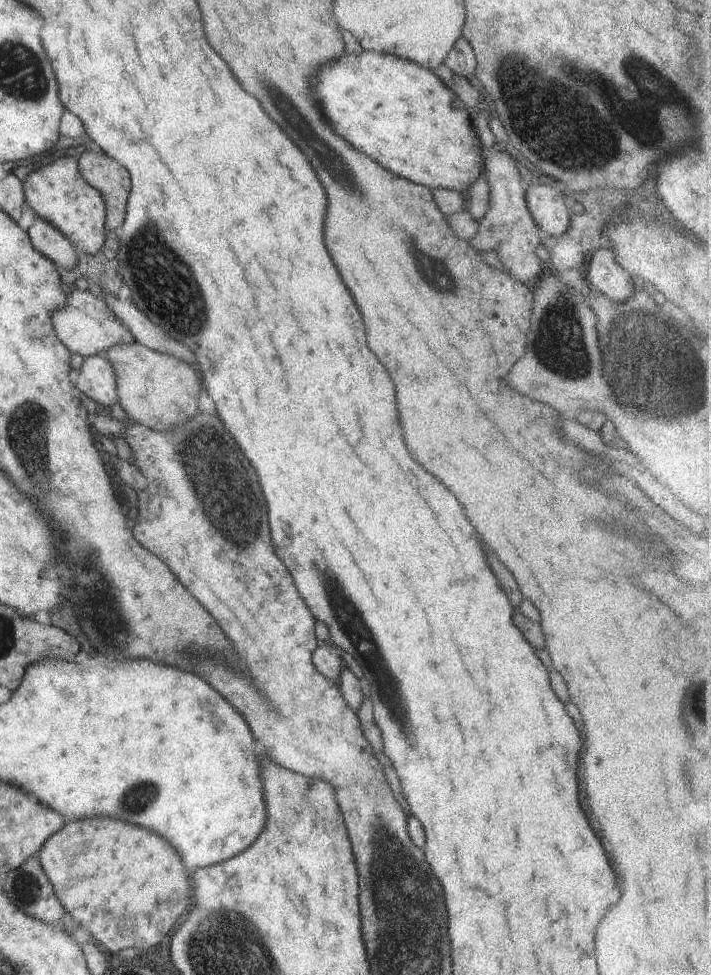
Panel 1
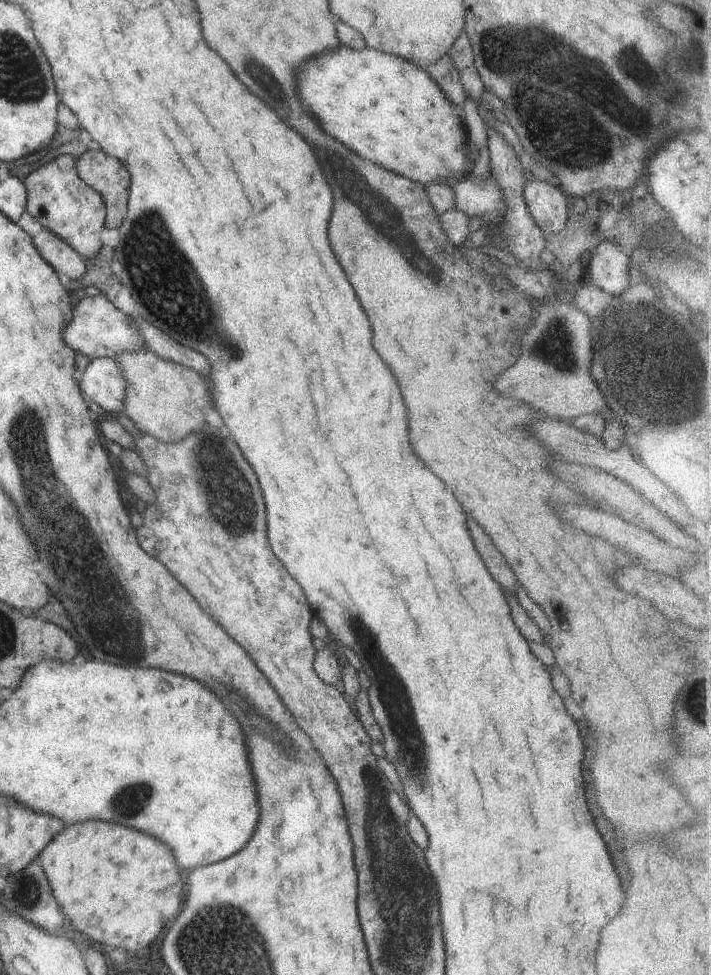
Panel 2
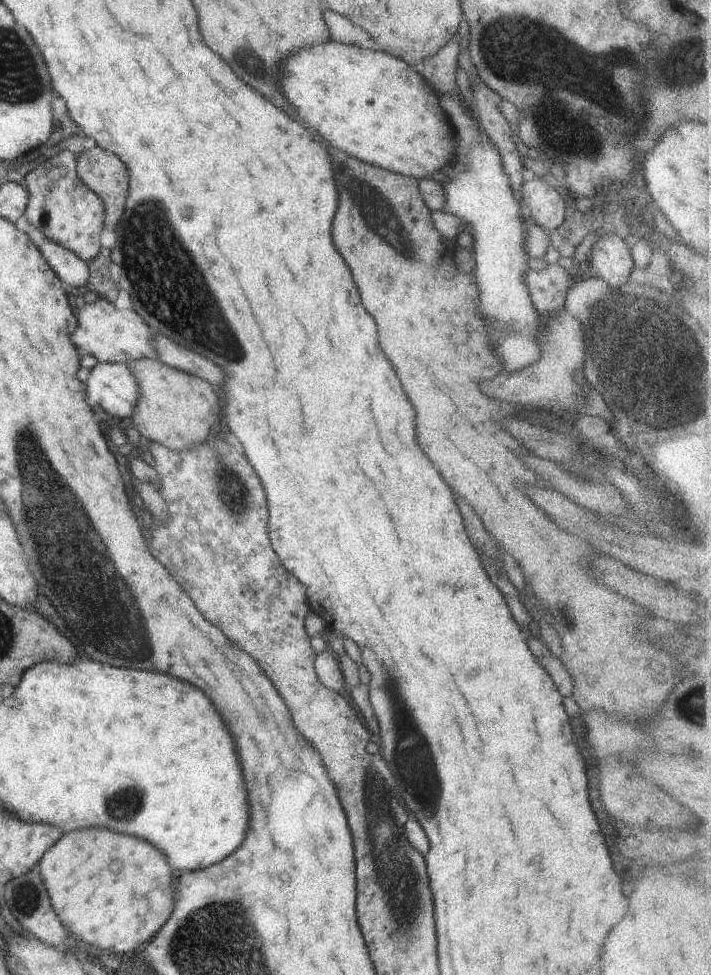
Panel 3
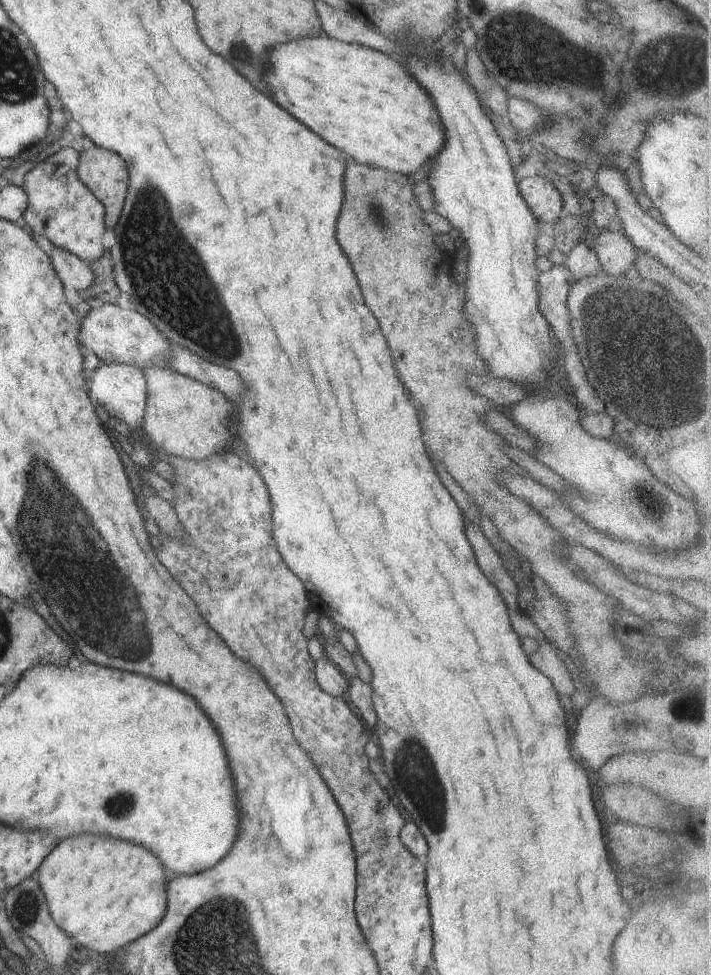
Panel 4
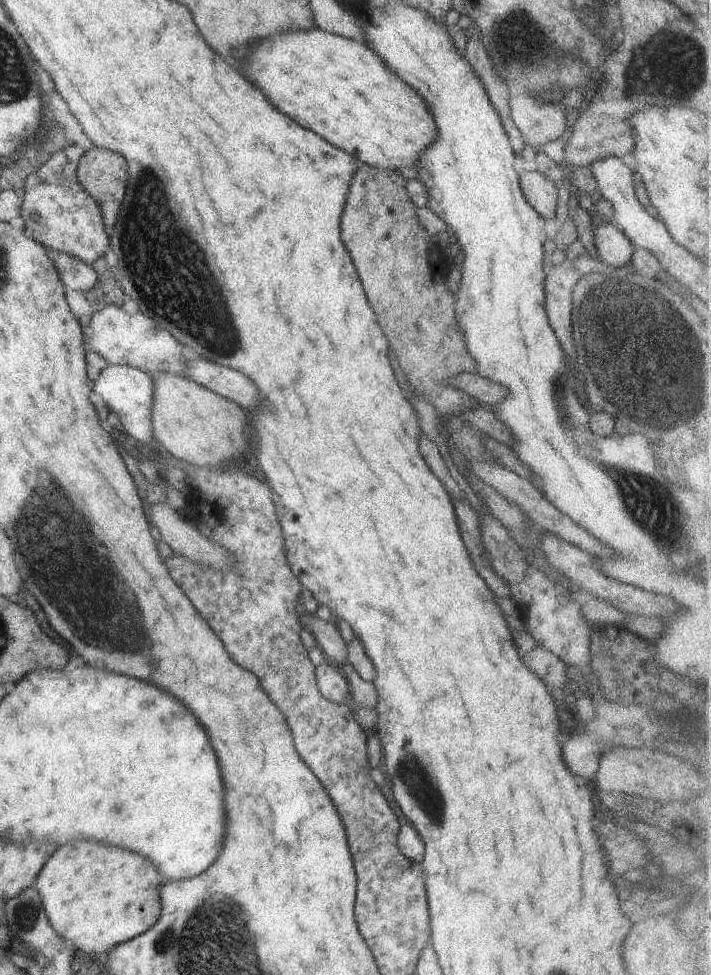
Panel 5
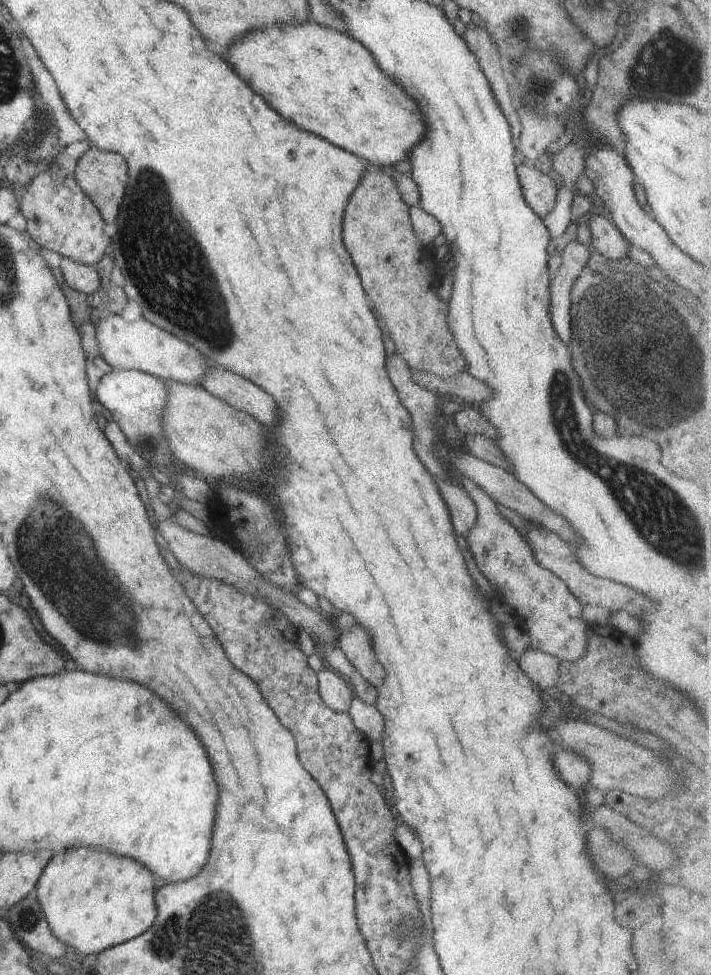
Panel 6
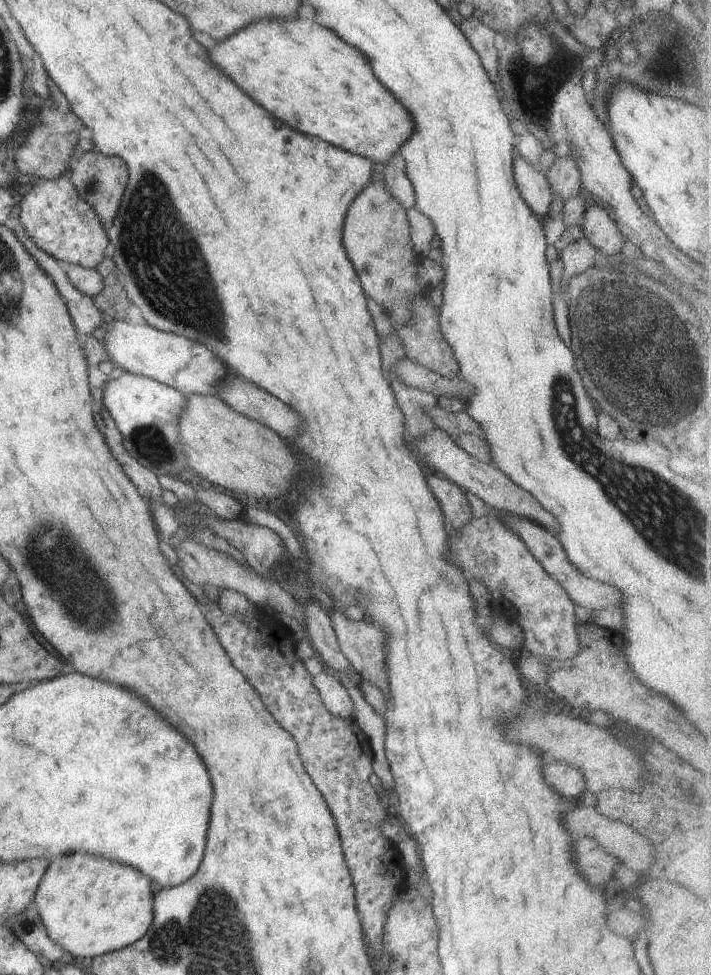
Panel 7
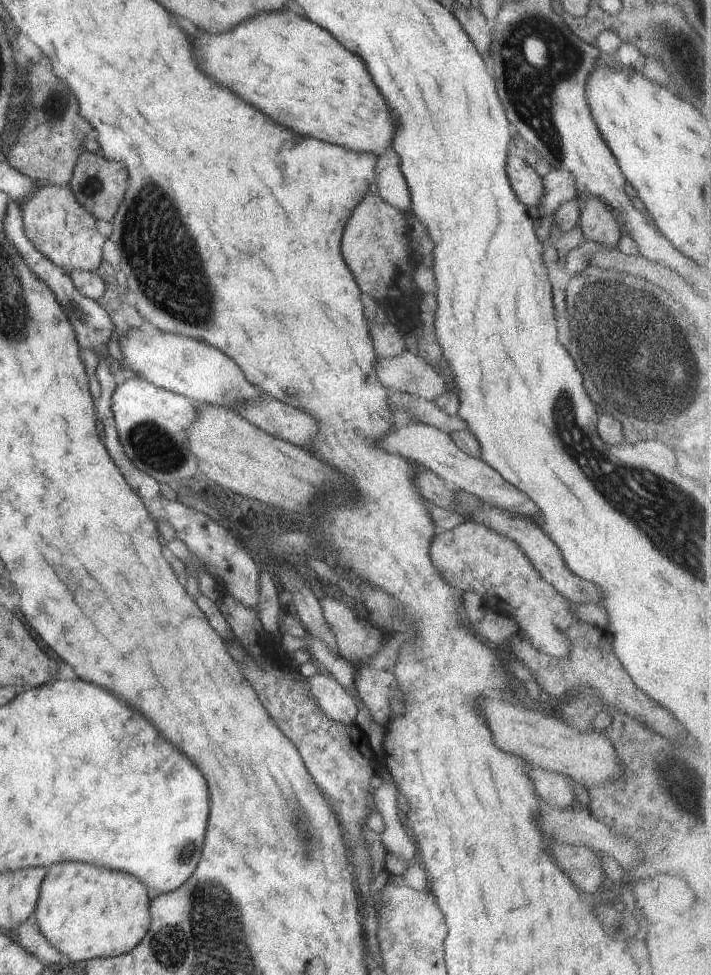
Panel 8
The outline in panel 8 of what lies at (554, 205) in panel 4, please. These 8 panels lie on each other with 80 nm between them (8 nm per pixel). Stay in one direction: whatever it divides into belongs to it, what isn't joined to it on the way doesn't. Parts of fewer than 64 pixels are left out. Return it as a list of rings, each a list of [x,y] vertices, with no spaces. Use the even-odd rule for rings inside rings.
[[[512,150],[506,162],[506,174],[514,194],[525,207],[534,211],[542,195],[546,193],[544,178],[536,173],[534,165],[528,162],[518,150]]]

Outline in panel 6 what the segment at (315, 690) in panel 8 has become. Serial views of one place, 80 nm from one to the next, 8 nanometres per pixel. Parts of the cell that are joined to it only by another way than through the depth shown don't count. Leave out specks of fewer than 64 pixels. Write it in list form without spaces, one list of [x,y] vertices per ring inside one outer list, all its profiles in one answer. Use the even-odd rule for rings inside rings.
[[[327,665],[325,669],[316,674],[322,700],[332,710],[348,713],[353,697],[353,691],[348,682],[331,665]]]

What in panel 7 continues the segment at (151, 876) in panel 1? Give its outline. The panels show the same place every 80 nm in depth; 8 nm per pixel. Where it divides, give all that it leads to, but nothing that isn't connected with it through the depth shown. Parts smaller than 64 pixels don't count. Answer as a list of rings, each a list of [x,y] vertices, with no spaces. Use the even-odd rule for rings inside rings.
[[[56,856],[38,885],[35,899],[48,936],[76,958],[120,951],[141,939],[152,926],[155,885],[130,866],[94,856]]]

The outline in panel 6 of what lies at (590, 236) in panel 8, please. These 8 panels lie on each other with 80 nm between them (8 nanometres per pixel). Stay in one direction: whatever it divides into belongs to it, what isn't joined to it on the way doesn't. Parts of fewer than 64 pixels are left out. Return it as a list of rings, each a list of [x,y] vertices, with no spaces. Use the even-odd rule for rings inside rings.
[[[590,214],[592,249],[608,261],[618,261],[629,256],[631,245],[607,215]]]

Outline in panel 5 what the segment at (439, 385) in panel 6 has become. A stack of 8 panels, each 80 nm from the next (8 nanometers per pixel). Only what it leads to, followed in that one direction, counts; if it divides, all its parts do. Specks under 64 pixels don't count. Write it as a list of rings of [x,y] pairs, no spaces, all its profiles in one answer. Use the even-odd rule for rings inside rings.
[[[460,374],[456,378],[450,378],[448,384],[466,392],[466,394],[470,394],[474,400],[484,402],[484,404],[498,404],[506,396],[506,388],[500,386],[500,392],[498,392],[496,384],[492,384],[490,380],[484,380],[476,374]]]

